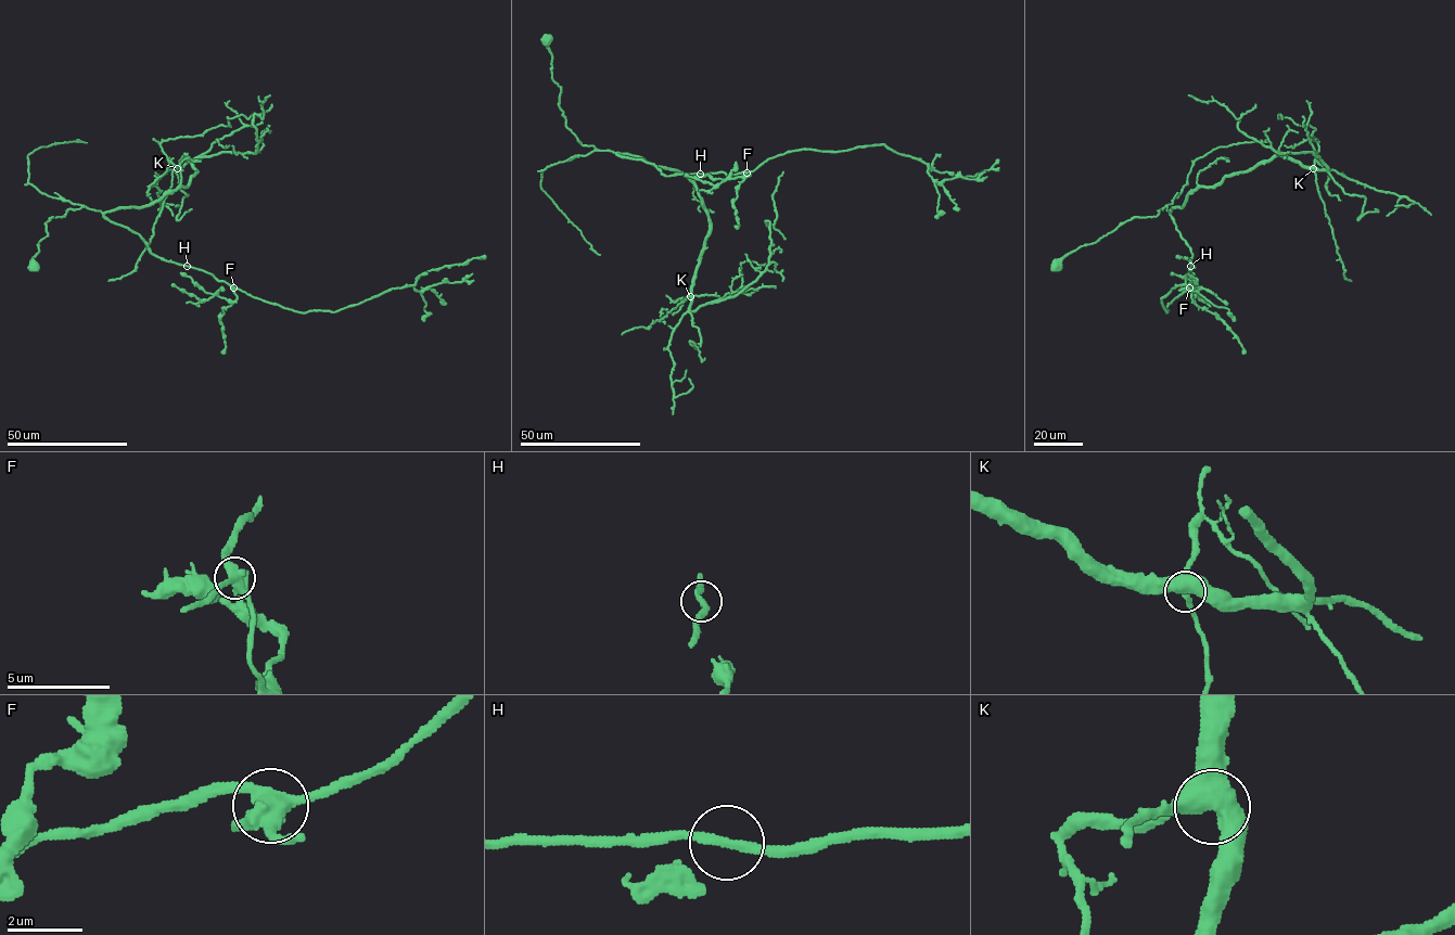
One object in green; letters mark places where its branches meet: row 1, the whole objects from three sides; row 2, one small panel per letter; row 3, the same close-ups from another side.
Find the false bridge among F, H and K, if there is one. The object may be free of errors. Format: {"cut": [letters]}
{"cut": []}

